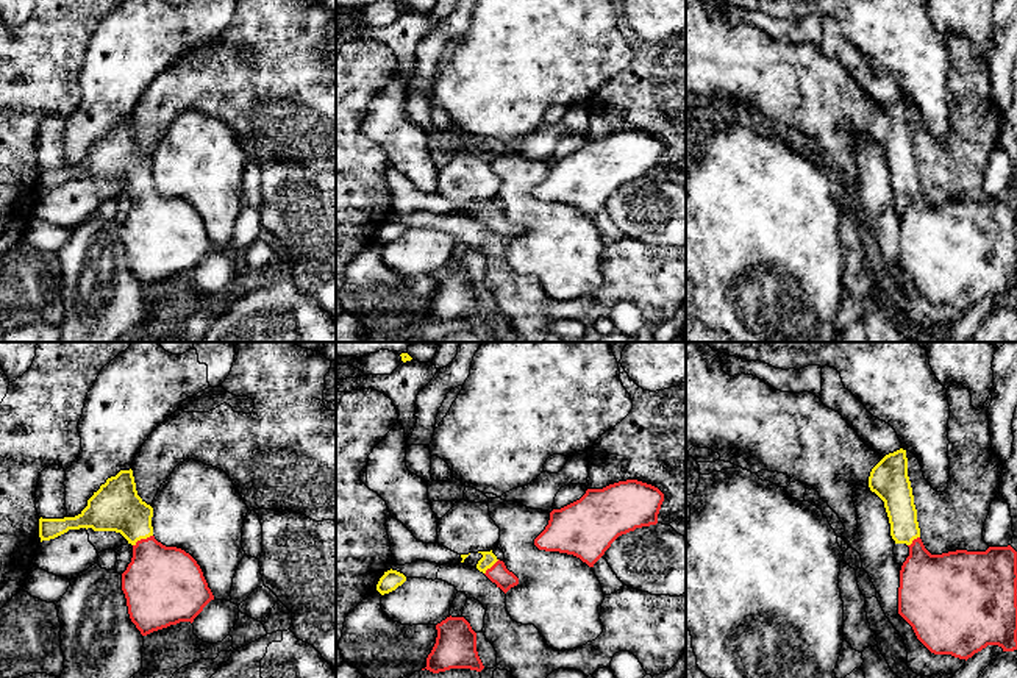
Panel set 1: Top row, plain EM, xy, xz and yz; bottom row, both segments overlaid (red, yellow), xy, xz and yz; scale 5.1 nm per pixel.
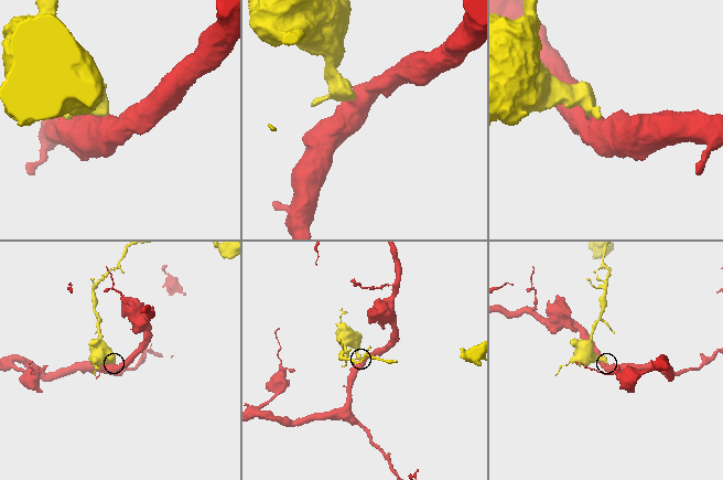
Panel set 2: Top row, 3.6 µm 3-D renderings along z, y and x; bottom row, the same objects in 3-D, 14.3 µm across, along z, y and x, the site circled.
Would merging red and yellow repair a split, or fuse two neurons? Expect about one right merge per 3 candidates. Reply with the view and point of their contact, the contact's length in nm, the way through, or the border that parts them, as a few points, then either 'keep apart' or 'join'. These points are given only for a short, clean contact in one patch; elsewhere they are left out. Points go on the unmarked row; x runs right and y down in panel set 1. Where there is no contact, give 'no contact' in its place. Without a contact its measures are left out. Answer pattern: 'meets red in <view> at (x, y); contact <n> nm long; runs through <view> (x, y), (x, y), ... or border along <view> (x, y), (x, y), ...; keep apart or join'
meets red in xy at (142, 189); contact 120 nm long; runs through xy (161, 233), (157, 228), (142, 189), (136, 177), (116, 157); join

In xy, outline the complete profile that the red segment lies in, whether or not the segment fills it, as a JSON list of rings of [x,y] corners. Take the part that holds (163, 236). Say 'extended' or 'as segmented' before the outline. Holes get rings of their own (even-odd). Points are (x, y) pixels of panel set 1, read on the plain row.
extended; [[[130,119],[108,128],[78,166],[39,169],[41,192],[55,189],[69,180],[92,178],[94,181],[120,183],[133,195],[131,212],[122,223],[122,241],[130,269],[142,286],[180,272],[192,273],[203,258],[214,250],[197,211],[184,200],[166,197],[155,189],[152,167],[153,158],[137,145],[133,120]]]

